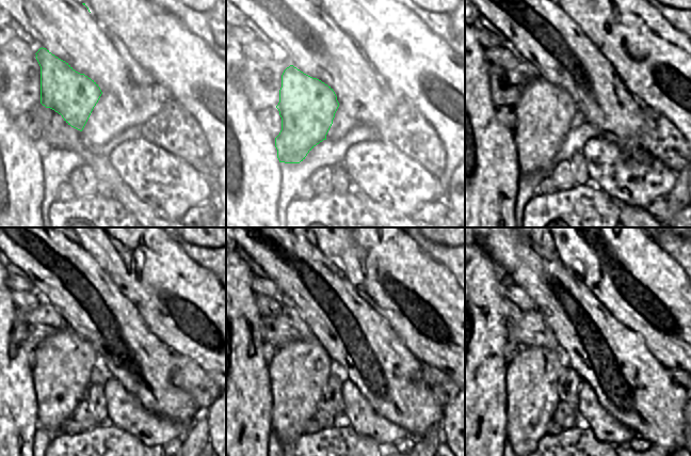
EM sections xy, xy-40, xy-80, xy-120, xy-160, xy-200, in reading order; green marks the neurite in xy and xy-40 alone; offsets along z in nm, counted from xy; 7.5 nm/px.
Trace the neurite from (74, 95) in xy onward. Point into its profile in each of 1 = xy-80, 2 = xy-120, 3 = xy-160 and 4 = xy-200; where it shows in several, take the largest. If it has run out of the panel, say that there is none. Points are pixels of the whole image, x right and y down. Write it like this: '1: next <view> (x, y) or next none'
1: next xy-80 (544, 113)
2: next xy-120 (61, 374)
3: next xy-160 (299, 373)
4: next xy-200 (531, 378)

